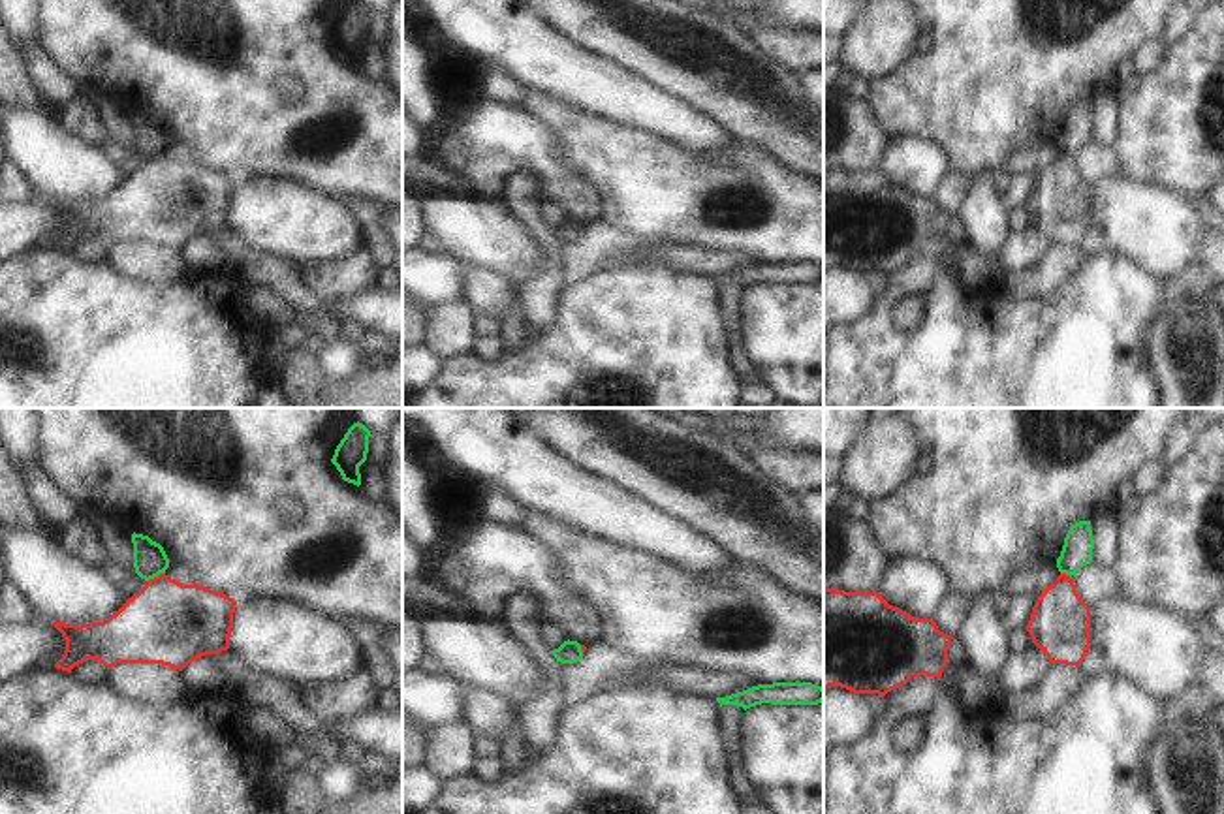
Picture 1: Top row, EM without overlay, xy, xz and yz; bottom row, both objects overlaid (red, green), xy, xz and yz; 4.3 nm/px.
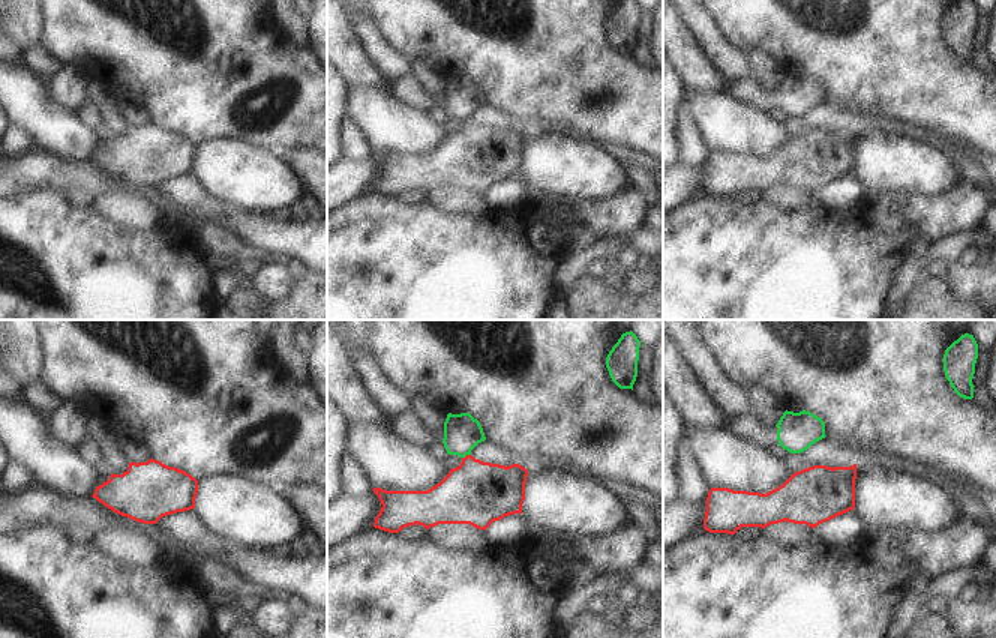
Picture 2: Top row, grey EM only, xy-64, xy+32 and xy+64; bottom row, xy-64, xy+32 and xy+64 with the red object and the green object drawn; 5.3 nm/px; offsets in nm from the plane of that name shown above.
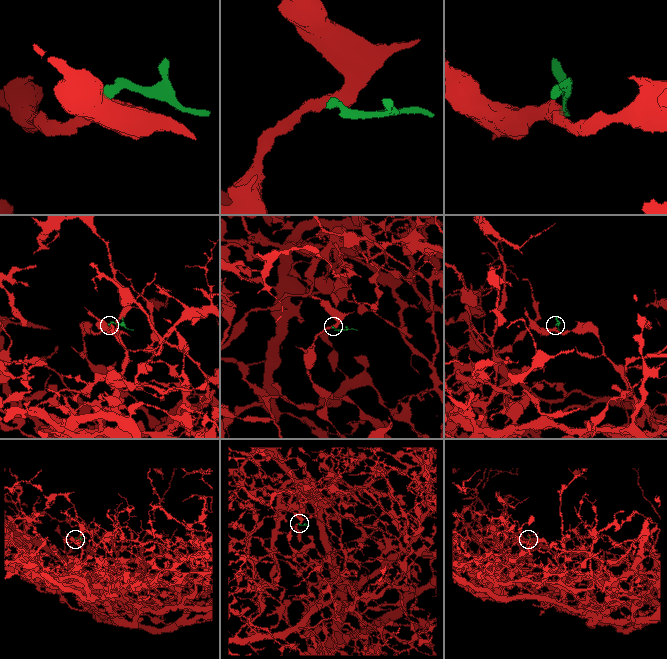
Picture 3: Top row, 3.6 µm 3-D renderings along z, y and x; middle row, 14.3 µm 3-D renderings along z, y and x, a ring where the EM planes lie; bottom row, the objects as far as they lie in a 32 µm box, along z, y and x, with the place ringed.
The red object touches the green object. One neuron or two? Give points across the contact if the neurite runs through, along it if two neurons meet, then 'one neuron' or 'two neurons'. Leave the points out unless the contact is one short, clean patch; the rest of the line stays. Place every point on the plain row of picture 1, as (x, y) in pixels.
border along xy (164, 151), (145, 160); two neurons

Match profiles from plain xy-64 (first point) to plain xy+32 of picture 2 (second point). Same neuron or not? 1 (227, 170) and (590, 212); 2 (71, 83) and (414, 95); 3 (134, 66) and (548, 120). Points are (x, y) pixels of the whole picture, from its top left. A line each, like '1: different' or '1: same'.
1: different
2: same
3: same

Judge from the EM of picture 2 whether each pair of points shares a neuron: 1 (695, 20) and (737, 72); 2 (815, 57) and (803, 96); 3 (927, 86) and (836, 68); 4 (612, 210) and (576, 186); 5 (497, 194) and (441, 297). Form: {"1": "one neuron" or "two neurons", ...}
{"1": "one neuron", "2": "two neurons", "3": "one neuron", "4": "two neurons", "5": "two neurons"}

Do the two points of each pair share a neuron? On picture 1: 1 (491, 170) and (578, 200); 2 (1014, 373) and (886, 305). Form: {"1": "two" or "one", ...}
{"1": "one", "2": "one"}

